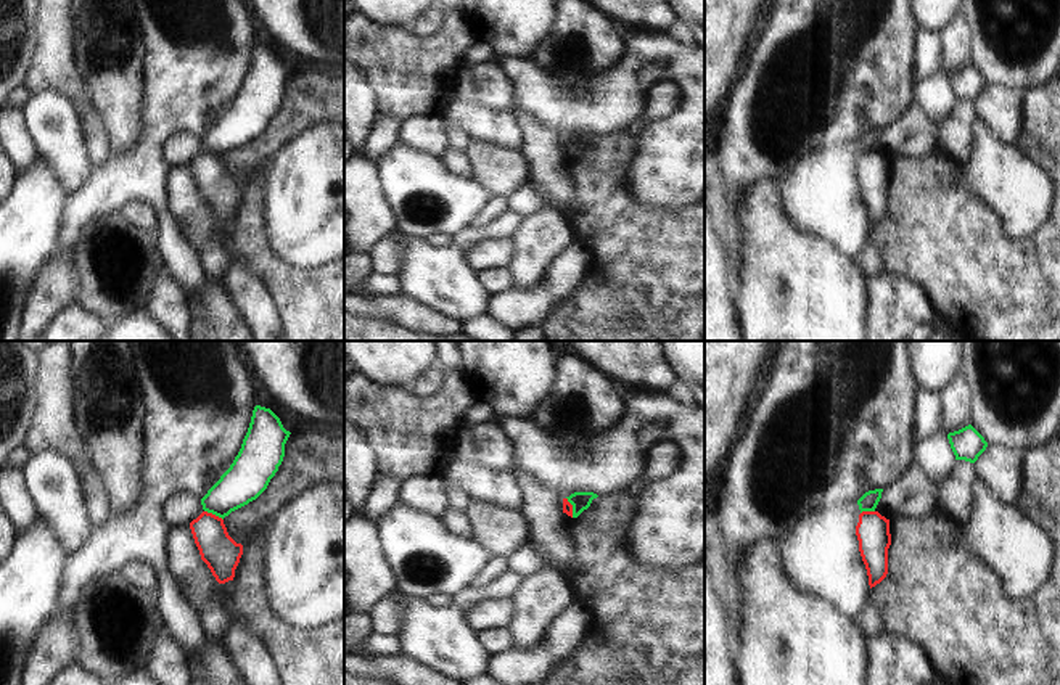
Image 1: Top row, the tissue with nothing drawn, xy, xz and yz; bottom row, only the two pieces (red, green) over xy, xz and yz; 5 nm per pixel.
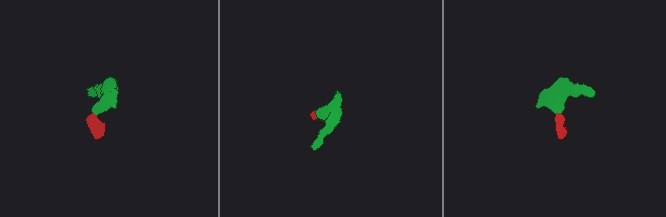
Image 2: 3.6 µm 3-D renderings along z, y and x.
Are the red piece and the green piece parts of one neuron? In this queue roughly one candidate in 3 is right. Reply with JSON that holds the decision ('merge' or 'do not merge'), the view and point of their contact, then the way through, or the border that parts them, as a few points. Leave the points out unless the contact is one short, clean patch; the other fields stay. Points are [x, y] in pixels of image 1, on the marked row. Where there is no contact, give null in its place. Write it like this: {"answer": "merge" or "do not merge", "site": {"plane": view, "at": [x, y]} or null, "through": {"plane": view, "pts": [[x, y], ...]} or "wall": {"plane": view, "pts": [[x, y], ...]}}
{"answer": "do not merge", "site": {"plane": "xy", "at": [214, 515]}, "wall": {"plane": "xy", "pts": [[205, 510], [222, 520]]}}

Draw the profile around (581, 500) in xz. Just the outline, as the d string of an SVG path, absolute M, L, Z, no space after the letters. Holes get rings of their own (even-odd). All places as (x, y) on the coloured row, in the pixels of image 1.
M574 492L568 498L568 502L573 505L573 518L577 518L584 510L587 510L594 498L598 495L594 492Z

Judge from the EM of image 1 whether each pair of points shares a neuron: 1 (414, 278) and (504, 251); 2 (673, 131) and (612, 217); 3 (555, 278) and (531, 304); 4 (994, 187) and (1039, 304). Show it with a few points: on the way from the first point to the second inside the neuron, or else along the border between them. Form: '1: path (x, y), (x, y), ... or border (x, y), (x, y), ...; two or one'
1: border (496, 238), (483, 238), (470, 245), (464, 261); two
2: border (632, 153), (628, 190), (640, 203), (663, 208); two
3: path (550, 285), (538, 298); one
4: border (993, 209), (1014, 240), (1030, 238), (1043, 225); two

